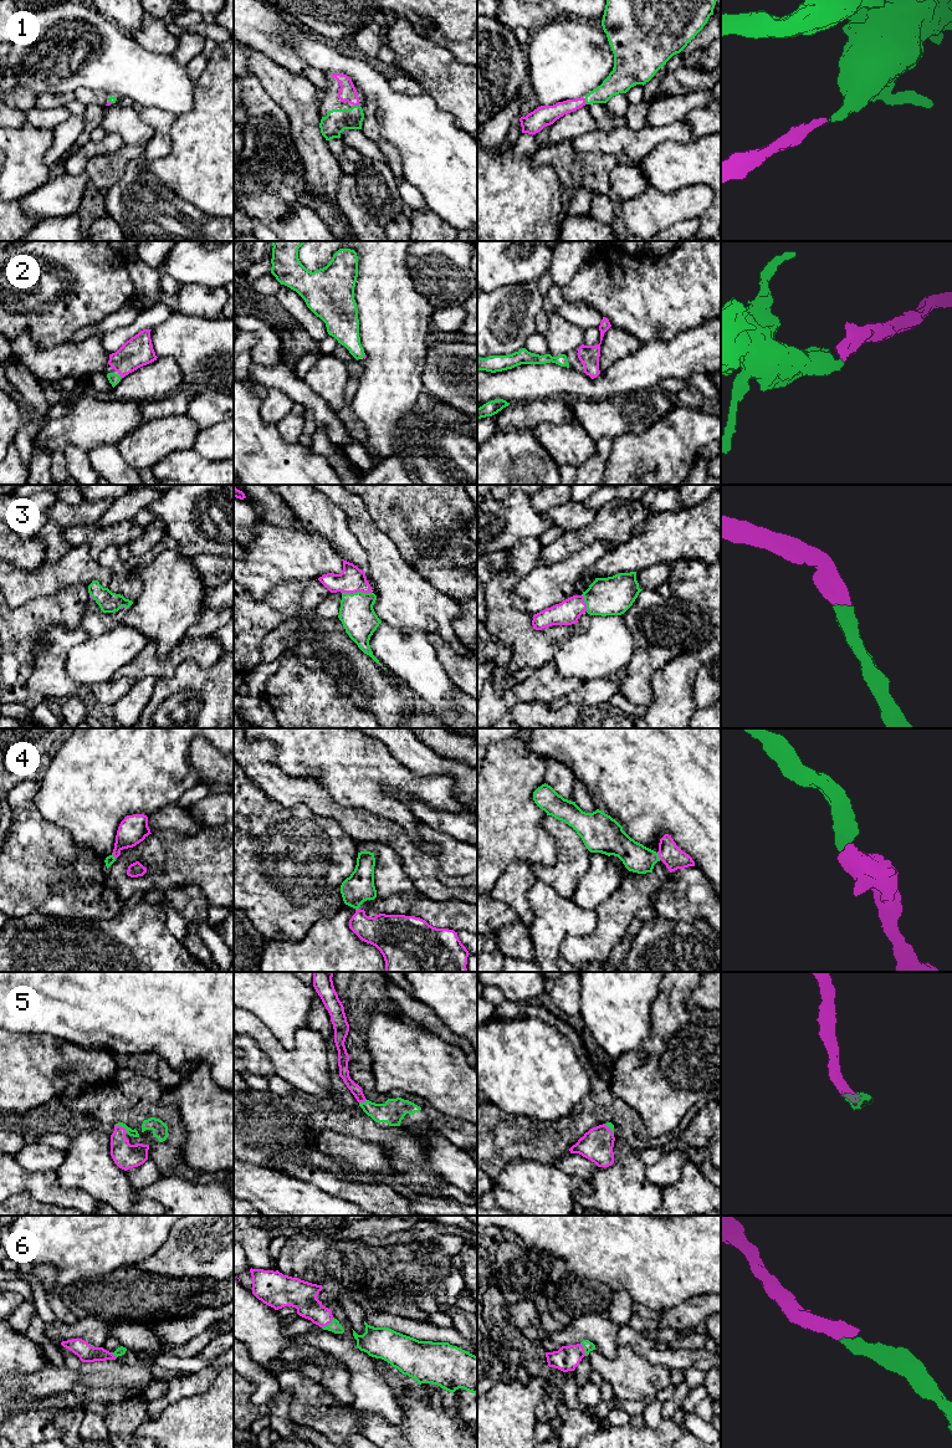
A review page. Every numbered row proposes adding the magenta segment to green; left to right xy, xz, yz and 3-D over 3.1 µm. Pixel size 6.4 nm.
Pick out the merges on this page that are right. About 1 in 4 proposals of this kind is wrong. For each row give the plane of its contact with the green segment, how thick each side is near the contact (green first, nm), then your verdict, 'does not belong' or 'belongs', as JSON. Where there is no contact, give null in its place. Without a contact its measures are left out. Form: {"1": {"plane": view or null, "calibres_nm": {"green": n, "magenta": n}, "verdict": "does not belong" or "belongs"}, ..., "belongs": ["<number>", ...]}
{"1": {"plane": "xz", "calibres_nm": {"green": 150, "magenta": 110}, "verdict": "belongs"}, "2": {"plane": "xy", "calibres_nm": {"green": 70, "magenta": 190}, "verdict": "belongs"}, "3": {"plane": "xz", "calibres_nm": {"green": 220, "magenta": 170}, "verdict": "belongs"}, "4": {"plane": "yz", "calibres_nm": {"green": 190, "magenta": 150}, "verdict": "belongs"}, "5": {"plane": "xy", "calibres_nm": {"green": 50, "magenta": 170}, "verdict": "belongs"}, "6": {"plane": "xz", "calibres_nm": {"green": 80, "magenta": 190}, "verdict": "belongs"}, "belongs": ["1", "2", "3", "4", "5", "6"]}

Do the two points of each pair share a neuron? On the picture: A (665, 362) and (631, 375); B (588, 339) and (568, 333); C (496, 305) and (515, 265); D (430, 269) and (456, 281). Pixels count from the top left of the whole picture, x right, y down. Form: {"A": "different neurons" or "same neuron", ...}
{"A": "same neuron", "B": "different neurons", "C": "different neurons", "D": "same neuron"}

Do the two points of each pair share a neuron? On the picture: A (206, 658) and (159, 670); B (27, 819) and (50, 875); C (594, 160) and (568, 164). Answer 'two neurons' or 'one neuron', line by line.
A: one neuron
B: one neuron
C: one neuron

